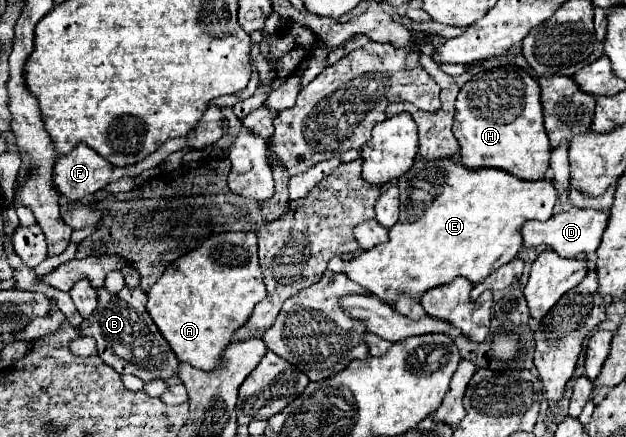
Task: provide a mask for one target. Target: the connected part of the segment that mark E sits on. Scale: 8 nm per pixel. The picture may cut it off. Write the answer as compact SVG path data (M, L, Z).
M417 157L413 167L403 173L397 181L401 191L401 215L399 221L389 229L389 241L381 243L361 255L357 255L345 273L369 293L381 297L393 305L399 293L409 293L419 299L431 287L453 281L455 277L467 277L471 283L481 283L501 265L509 263L523 247L521 227L529 219L547 221L557 203L555 183L549 179L523 181L503 169L467 169L459 159L443 157L427 161Z

